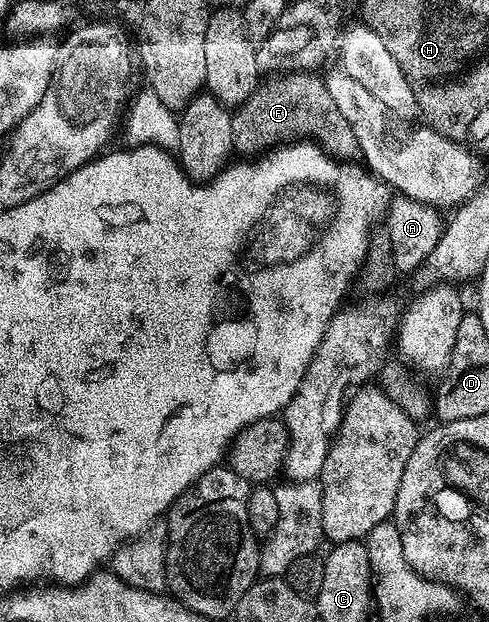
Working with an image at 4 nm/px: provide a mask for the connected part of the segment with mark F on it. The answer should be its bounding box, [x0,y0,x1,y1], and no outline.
[232,72,359,162]

